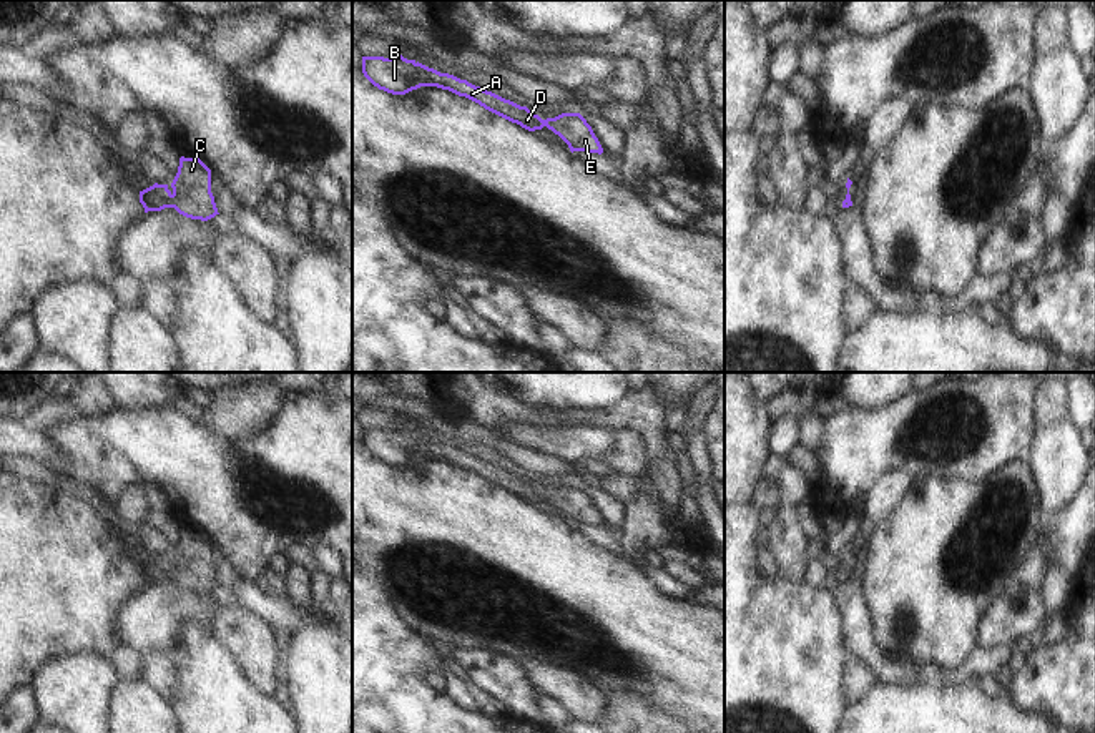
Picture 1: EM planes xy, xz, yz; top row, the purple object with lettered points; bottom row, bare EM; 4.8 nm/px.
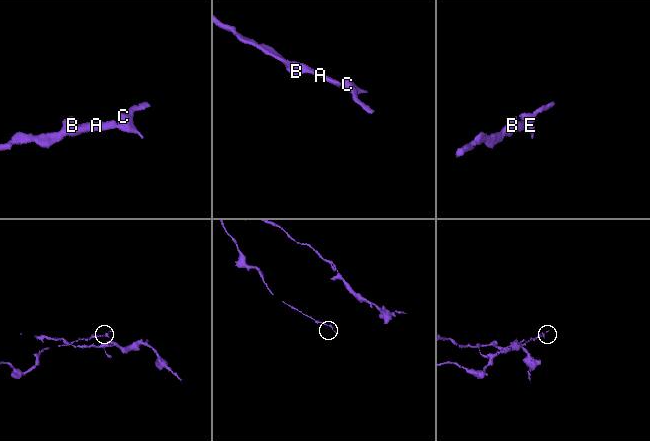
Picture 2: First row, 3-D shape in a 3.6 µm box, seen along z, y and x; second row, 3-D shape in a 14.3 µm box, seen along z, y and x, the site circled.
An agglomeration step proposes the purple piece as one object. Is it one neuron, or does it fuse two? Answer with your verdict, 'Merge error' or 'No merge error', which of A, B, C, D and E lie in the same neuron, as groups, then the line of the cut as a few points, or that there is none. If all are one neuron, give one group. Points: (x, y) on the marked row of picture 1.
No merge error. Groups: A B C D E. No split.

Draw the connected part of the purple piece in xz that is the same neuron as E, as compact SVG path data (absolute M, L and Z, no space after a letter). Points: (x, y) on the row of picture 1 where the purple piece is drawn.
M402 55L392 58L362 57L362 73L374 86L392 95L405 95L420 86L449 90L459 96L465 96L479 103L485 110L512 123L520 125L528 131L547 126L568 145L572 153L603 153L603 148L592 126L580 113L562 113L555 118L542 120L527 106L520 106L492 91L475 86L467 80L460 80L449 73L440 73L415 60L407 60Z

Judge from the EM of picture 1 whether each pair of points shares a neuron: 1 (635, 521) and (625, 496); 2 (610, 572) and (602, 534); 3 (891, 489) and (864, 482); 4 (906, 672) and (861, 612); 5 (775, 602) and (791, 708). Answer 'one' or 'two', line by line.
1: two
2: two
3: two
4: one
5: one

